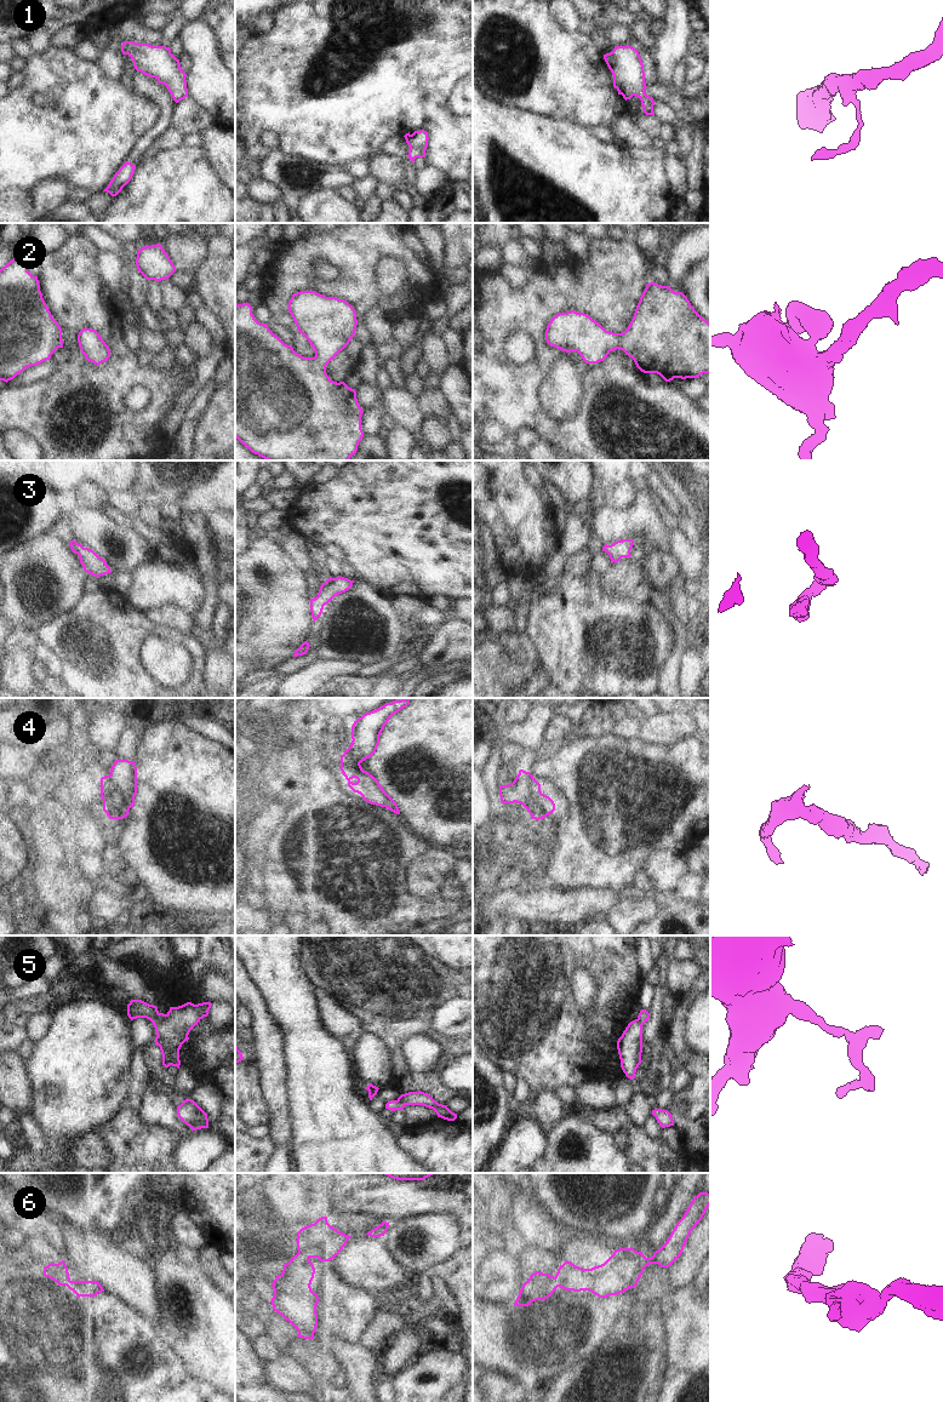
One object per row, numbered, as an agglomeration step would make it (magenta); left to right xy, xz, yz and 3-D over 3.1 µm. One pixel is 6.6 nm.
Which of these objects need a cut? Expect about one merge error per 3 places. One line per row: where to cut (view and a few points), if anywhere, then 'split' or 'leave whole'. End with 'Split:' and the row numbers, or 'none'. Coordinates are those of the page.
1: no cut | leave whole
2: no cut | leave whole
3: no cut | leave whole
4: yz (541, 793), (533, 801), (530, 813) | split
5: xy (166, 1014), (155, 1030) | split
6: no cut | leave whole
Split: 4, 5

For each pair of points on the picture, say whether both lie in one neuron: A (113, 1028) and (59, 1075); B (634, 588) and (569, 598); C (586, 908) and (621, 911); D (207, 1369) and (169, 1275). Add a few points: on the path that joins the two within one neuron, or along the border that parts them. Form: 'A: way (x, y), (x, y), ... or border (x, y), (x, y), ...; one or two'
A: way (99, 1041), (73, 1068); one
B: border (600, 588), (611, 596), (623, 596), (632, 601); two
C: border (622, 896), (605, 917); two
D: way (207, 1344), (207, 1329), (199, 1320), (190, 1291); one

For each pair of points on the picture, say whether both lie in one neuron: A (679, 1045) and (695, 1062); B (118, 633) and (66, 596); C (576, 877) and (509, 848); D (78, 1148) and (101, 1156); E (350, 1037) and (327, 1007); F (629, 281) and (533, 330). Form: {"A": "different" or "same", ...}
{"A": "same", "B": "different", "C": "different", "D": "same", "E": "same", "F": "same"}

